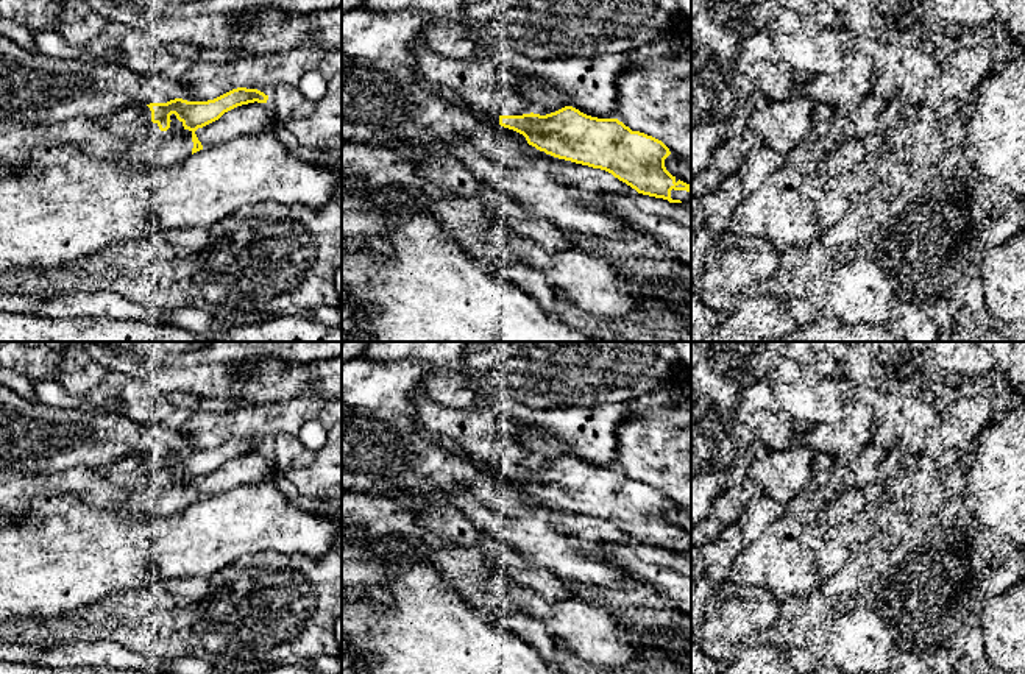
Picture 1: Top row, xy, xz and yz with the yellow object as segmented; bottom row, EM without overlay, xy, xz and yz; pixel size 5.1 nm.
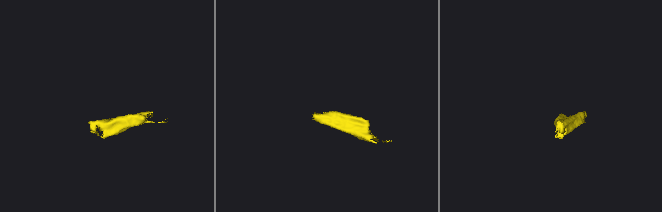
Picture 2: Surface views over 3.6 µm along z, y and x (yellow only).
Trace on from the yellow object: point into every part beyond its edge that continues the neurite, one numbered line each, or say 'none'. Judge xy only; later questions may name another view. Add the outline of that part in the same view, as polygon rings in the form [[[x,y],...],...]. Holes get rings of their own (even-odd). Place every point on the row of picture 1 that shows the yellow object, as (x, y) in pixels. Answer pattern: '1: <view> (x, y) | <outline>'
1: xy (147, 145) | [[[128,106],[106,119],[108,129],[126,142],[126,150],[112,159],[120,167],[144,170],[148,165],[172,165],[192,154],[192,131],[175,114],[170,128],[161,131],[151,122],[148,106]]]

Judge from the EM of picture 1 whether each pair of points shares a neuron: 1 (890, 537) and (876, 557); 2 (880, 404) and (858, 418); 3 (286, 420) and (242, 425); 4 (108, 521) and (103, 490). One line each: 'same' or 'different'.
1: different
2: different
3: same
4: different

